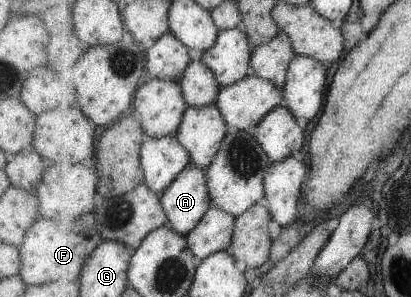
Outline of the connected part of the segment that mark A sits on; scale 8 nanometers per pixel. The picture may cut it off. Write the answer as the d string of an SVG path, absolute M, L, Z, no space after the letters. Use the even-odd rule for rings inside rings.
M189 164L162 193L162 204L175 231L187 235L195 229L213 206L206 169Z

